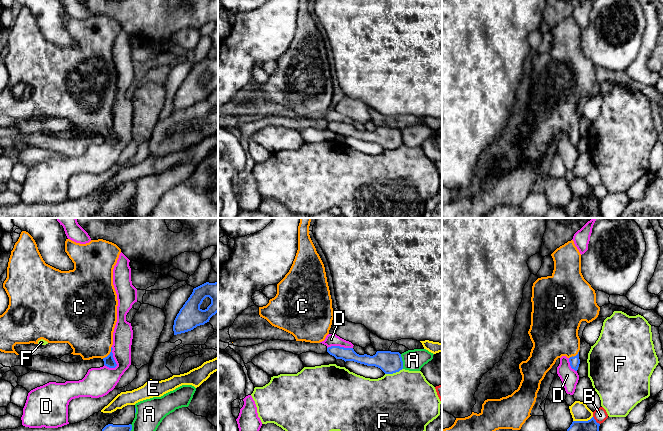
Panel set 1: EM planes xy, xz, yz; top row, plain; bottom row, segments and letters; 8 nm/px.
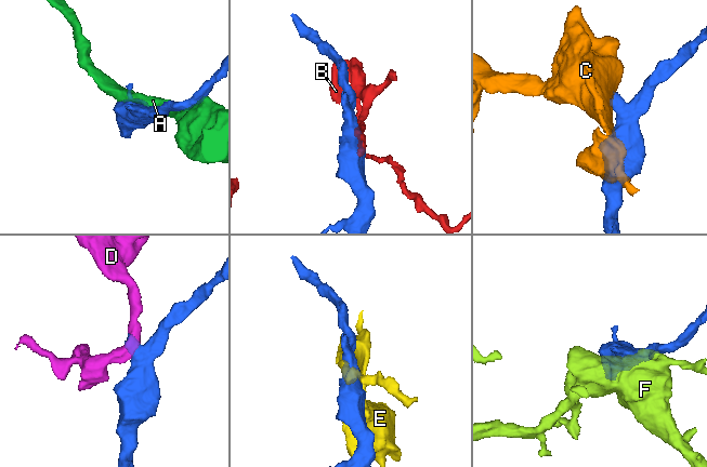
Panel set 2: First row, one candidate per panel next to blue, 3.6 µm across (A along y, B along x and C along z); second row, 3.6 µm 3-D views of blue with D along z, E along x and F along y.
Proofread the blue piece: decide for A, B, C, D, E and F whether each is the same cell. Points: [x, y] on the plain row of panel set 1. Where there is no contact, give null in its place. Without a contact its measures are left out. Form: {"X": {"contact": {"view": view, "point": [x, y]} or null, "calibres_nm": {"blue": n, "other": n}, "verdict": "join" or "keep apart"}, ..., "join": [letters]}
{"A": {"contact": {"view": "xz", "point": [402, 137]}, "calibres_nm": {"blue": 180, "other": 180}, "verdict": "keep apart"}, "B": {"contact": {"view": "yz", "point": [595, 196]}, "calibres_nm": {"blue": 280, "other": 110}, "verdict": "keep apart"}, "C": {"contact": {"view": "xy", "point": [110, 129]}, "calibres_nm": {"blue": 90, "other": 380}, "verdict": "join"}, "D": {"contact": {"view": "xy", "point": [113, 134]}, "calibres_nm": {"blue": 90, "other": 240}, "verdict": "keep apart"}, "E": {"contact": {"view": "yz", "point": [582, 197]}, "calibres_nm": {"blue": 280, "other": 140}, "verdict": "keep apart"}, "F": {"contact": {"view": "xz", "point": [393, 148]}, "calibres_nm": {"blue": 180, "other": 480}, "verdict": "keep apart"}, "join": ["C"]}

